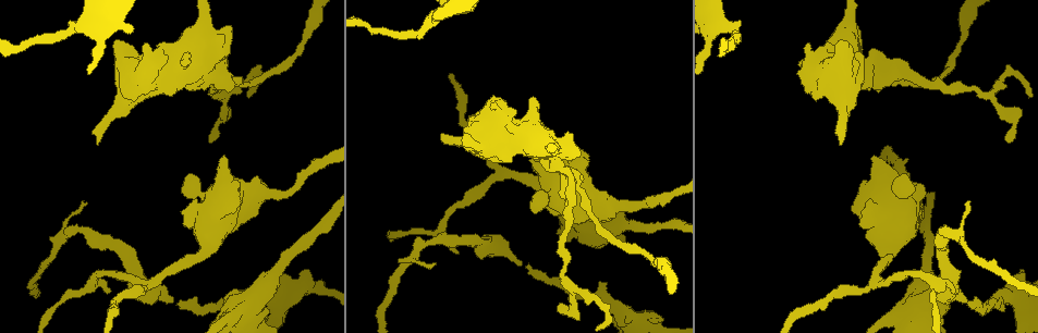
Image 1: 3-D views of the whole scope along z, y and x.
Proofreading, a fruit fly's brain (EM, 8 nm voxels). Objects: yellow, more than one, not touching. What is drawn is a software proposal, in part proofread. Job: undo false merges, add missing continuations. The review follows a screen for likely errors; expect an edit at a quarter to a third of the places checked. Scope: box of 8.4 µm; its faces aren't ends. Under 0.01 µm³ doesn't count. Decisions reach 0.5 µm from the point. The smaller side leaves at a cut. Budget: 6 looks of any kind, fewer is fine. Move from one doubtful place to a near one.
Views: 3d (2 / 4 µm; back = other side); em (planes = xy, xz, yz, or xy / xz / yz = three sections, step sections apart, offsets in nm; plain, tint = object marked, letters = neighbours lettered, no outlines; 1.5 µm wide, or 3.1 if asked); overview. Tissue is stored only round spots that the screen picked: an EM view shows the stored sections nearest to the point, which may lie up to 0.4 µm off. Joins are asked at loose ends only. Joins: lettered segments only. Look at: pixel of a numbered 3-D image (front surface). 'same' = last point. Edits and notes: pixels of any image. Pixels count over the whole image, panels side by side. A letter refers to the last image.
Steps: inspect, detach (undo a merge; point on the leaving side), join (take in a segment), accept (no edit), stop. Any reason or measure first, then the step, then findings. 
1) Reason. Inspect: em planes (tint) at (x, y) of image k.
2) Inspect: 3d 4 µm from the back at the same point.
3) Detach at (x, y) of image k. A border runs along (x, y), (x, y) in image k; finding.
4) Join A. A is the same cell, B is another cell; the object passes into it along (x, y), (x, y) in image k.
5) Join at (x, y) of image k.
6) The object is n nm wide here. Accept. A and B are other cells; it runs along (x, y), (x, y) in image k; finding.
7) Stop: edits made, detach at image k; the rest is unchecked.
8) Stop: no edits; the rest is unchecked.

An open end. Inspect: em planes (letters) at (839, 142) of image 1.

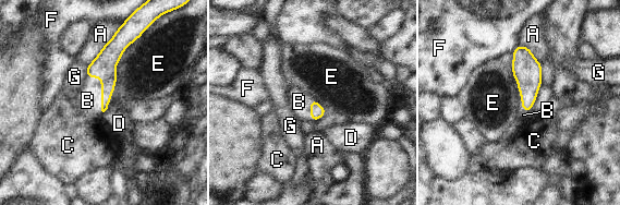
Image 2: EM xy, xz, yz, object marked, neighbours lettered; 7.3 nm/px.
Join B. B is the same cell, A, C, D, E, F and G are other cells; the object passes into it along (104, 65), (101, 88), (87, 100) in image 2; it goes on there.

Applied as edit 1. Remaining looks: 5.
Inspect: overview.

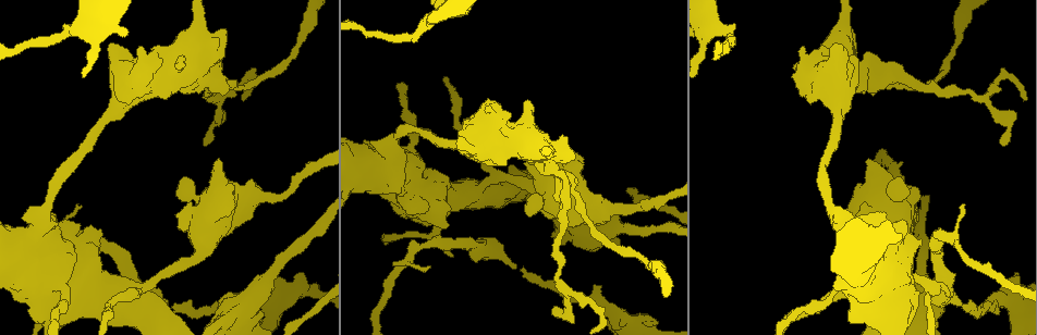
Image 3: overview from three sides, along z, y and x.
Free end. Inspect: 3d 2 µm from the back at (515, 265) of image 3.

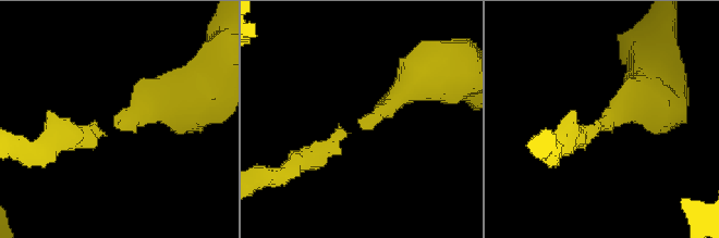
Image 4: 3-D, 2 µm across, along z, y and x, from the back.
Need the tissue. Inspect: em planes (letters) at (601, 129) of image 4.

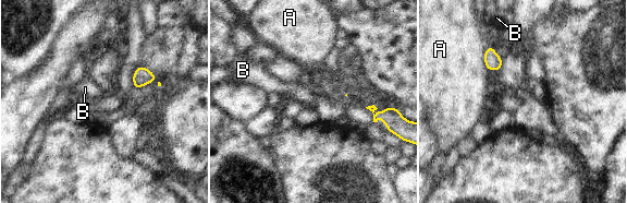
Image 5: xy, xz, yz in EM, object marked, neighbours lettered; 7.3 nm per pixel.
Accept. A and B are other cells; a border runs along (489, 46), (484, 52), (487, 70) in image 5; none of them fits.

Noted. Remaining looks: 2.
Abrupt turn. Inspect: em planes (letters) at (602, 312) of image 3.

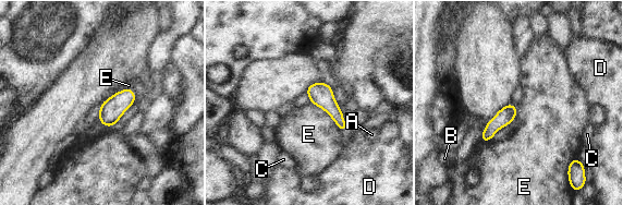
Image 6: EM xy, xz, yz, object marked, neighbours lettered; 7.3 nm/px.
Accept. A, B, C, D and E are other cells; a border runs along (309, 103), (319, 106), (345, 132) in image 6; one neuron here.

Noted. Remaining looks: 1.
Stop: edits made, join at image 2; the rest is unchecked.

